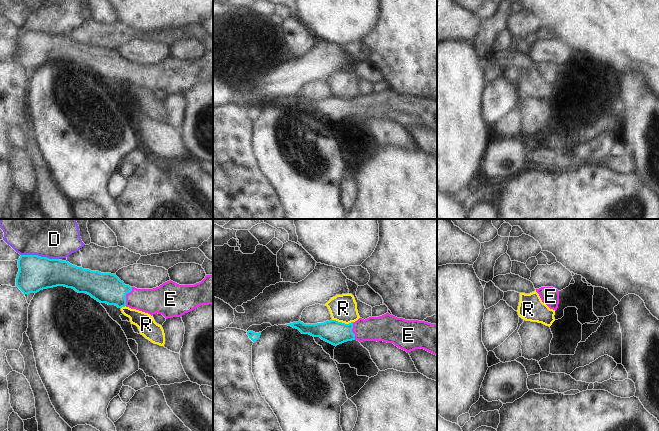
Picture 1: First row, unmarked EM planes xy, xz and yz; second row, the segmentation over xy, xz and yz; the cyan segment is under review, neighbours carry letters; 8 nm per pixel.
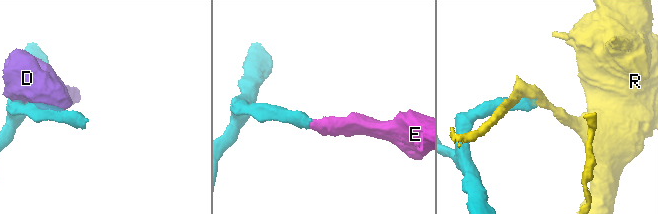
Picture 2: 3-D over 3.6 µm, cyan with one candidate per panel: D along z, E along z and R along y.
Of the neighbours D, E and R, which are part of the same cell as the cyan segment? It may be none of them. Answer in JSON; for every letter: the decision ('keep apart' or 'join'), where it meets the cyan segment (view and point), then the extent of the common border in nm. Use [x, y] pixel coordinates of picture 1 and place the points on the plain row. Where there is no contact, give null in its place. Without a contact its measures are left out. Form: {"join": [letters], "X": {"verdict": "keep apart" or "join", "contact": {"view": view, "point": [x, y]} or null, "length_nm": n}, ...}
{"join": ["E"], "D": {"verdict": "keep apart", "contact": {"view": "xy", "point": [40, 32]}, "length_nm": 300}, "E": {"verdict": "join", "contact": {"view": "xy", "point": [125, 72]}, "length_nm": 160}, "R": {"verdict": "keep apart", "contact": {"view": "xz", "point": [343, 99]}, "length_nm": 180}}

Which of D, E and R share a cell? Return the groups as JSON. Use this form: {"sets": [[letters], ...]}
{"sets": [["D"], ["E"], ["R"]]}

